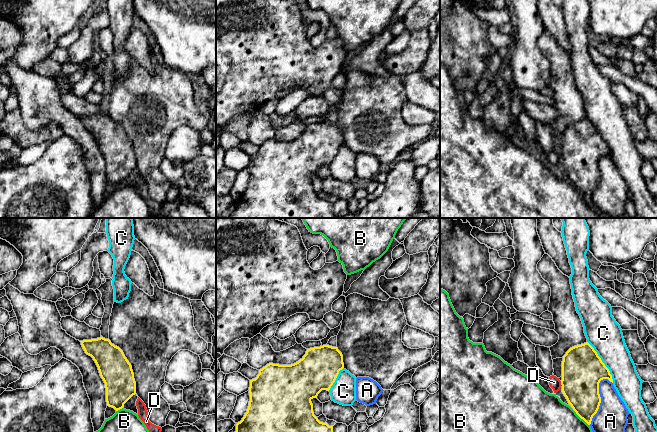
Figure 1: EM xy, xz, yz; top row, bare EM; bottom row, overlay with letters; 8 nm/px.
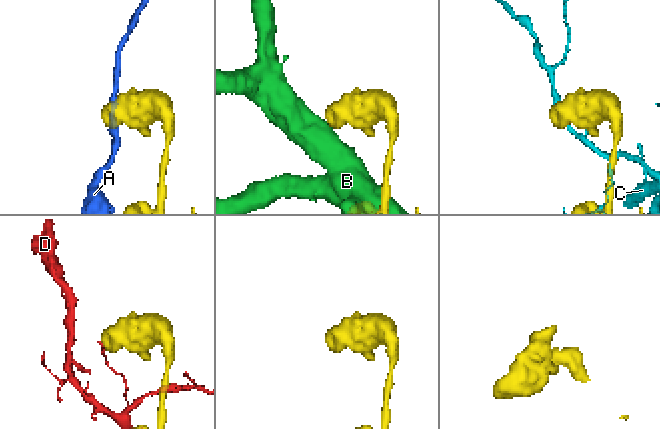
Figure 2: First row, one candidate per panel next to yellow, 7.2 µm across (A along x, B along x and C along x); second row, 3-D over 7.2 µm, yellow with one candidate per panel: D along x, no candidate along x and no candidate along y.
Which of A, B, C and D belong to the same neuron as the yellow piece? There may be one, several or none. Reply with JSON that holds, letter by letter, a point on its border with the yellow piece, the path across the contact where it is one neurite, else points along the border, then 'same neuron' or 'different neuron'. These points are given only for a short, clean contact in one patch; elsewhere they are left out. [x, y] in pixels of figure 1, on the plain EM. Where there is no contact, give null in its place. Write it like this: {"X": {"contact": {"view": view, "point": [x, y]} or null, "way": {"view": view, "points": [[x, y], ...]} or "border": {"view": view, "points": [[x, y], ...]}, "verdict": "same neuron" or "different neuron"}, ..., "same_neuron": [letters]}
{"A": {"contact": {"view": "yz", "point": [600, 175]}, "verdict": "different neuron"}, "B": {"contact": {"view": "yz", "point": [581, 194]}, "verdict": "different neuron"}, "C": {"contact": {"view": "yz", "point": [602, 138]}, "verdict": "different neuron"}, "D": {"contact": {"view": "yz", "point": [561, 159]}, "verdict": "different neuron"}, "same_neuron": []}

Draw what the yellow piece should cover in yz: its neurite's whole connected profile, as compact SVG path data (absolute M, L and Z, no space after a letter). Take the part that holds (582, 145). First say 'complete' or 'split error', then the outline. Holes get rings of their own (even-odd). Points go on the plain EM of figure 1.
complete | M588 118L570 124L563 132L562 168L588 201L601 179L599 159L603 155L613 159L609 145Z

